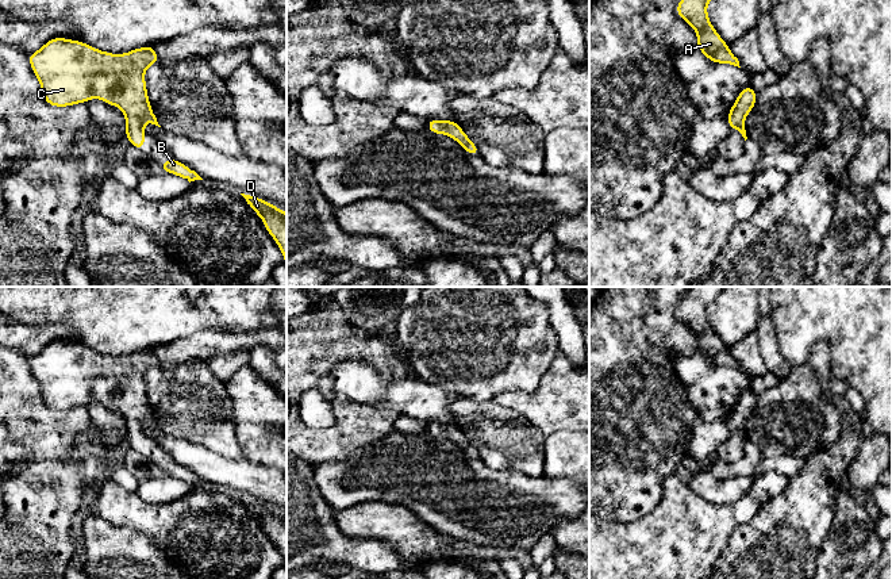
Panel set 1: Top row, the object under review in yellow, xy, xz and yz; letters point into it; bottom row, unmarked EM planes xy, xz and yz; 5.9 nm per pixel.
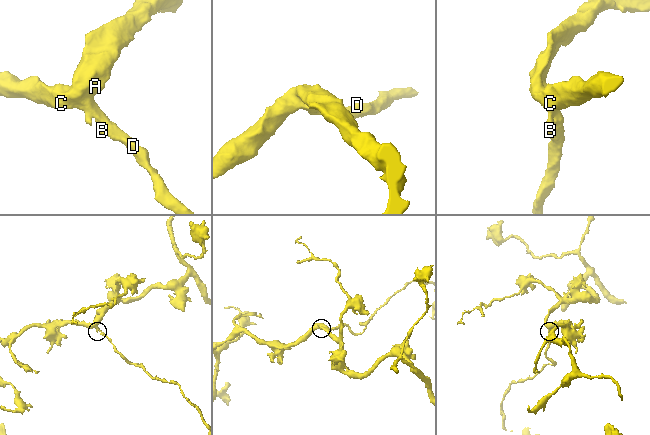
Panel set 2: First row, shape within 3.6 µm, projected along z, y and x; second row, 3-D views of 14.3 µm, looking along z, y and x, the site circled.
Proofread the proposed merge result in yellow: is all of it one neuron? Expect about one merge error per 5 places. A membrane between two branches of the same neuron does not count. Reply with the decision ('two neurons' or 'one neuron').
one neuron

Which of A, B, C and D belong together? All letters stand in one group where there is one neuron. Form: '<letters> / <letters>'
A B C D

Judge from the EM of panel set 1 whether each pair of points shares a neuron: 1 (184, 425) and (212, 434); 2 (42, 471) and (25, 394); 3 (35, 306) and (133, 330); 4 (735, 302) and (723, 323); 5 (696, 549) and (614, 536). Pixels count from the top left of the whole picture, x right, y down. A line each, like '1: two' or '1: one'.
1: one
2: one
3: one
4: one
5: one

